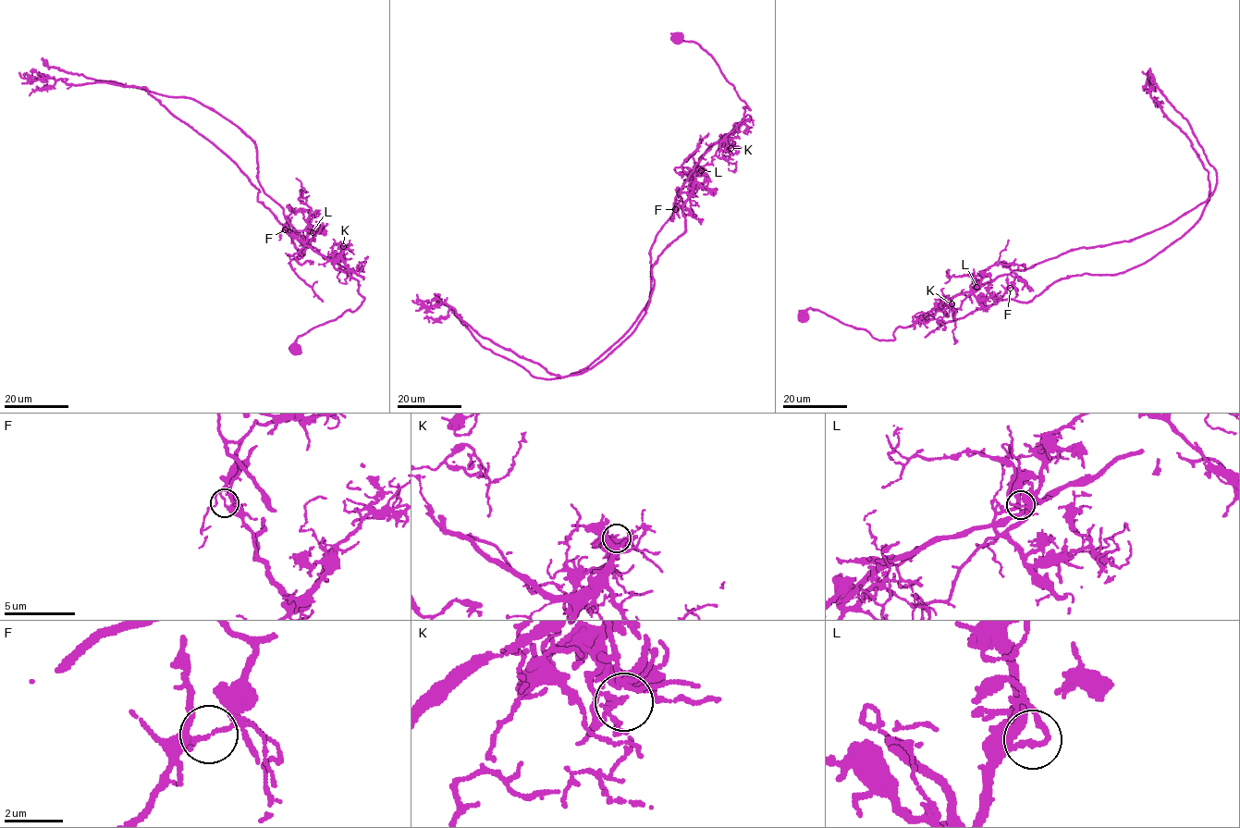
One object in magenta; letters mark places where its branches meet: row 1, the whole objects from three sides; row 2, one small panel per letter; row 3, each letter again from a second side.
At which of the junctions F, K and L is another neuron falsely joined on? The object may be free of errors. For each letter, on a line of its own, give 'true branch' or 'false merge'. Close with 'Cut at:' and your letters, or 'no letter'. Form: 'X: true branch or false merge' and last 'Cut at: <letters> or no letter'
F: false merge
K: true branch
L: true branch
Cut at: F

